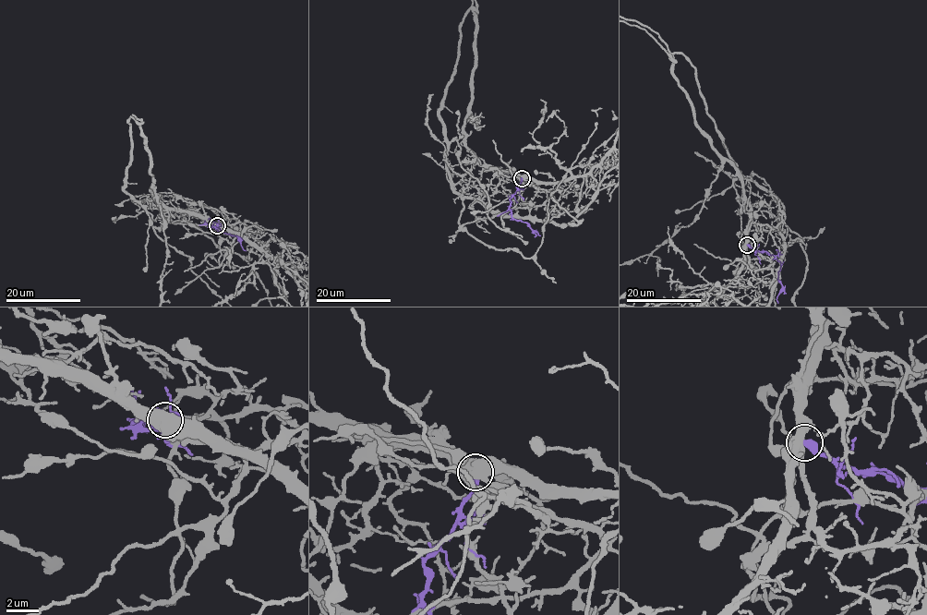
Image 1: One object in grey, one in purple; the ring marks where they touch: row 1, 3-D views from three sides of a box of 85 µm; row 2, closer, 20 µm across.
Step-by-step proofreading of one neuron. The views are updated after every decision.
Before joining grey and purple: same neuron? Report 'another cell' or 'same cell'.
another cell

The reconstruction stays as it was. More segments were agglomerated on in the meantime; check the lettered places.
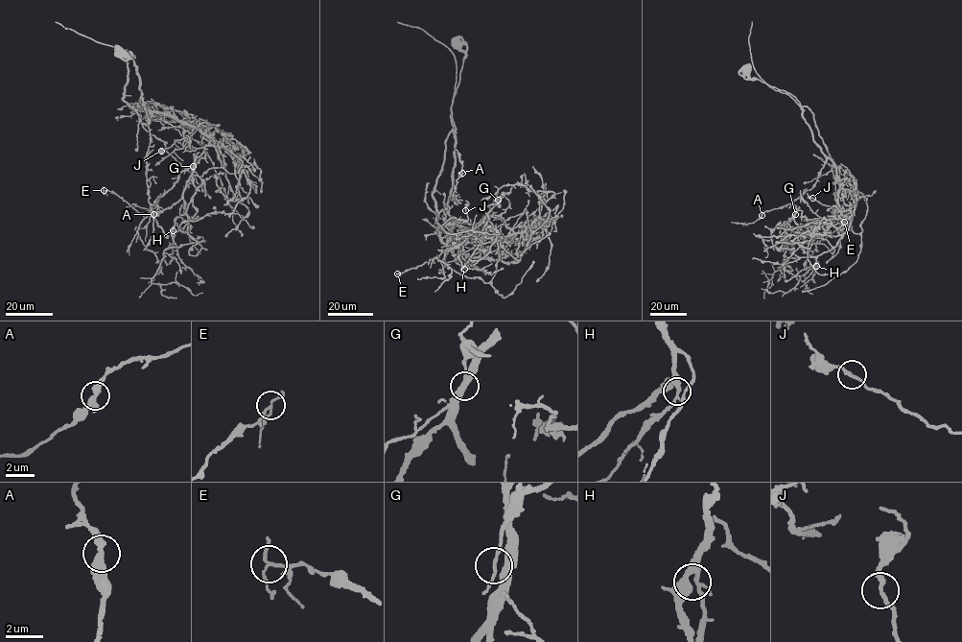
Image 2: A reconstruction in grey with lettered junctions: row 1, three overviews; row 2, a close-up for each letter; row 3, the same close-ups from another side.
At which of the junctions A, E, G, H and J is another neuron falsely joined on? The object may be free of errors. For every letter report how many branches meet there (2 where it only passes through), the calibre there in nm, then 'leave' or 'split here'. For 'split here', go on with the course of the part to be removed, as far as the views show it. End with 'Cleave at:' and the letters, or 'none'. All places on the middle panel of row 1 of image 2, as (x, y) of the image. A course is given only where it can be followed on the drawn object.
A: branches 2; calibre 400 nm; leave
E: branches 3; calibre 120 nm; leave
G: branches 2; calibre 120 nm; split here; course (498, 200), (487, 212), (486, 225), (495, 234), (488, 242), (466, 229), (459, 235), (448, 233), (497, 234)
H: branches 3; calibre 190 nm; leave
J: branches 2; calibre 200 nm; leave
Cleave at: G

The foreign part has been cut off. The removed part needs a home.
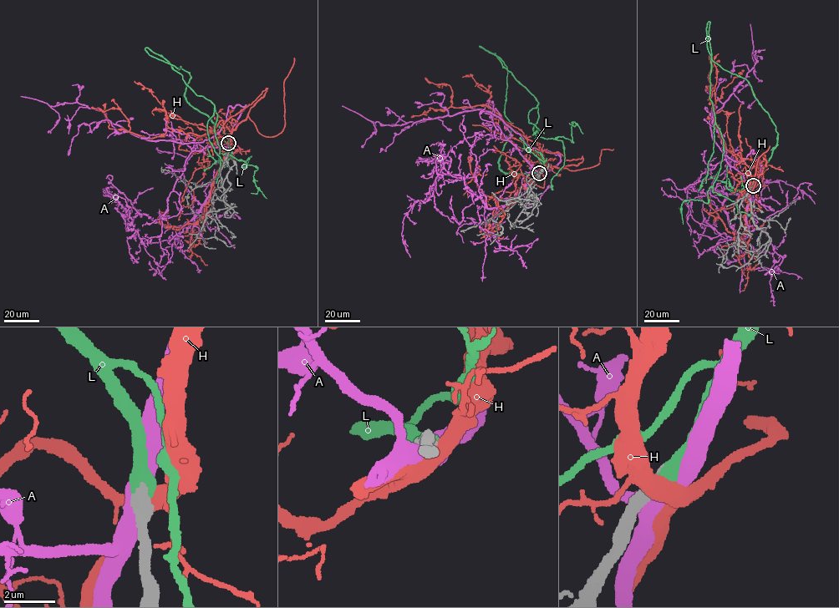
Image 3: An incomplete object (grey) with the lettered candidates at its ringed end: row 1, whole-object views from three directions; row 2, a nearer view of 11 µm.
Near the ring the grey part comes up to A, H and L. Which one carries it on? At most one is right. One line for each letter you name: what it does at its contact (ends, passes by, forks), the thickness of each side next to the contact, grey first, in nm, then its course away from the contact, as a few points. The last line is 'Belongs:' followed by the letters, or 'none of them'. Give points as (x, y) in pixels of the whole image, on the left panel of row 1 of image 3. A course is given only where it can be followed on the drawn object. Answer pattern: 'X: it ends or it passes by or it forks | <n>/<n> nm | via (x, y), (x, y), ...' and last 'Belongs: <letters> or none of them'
L: it ends | 550/650 nm | via (228, 143), (186, 100), (189, 72), (146, 48), (214, 104), (218, 144), (257, 169), (253, 180), (266, 198)
Belongs: L

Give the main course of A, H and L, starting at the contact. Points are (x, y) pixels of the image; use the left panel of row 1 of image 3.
A: (228, 143), (245, 105), (229, 106), (202, 142), (144, 139), (78, 103), (51, 106), (59, 119), (48, 132)
H: (229, 144), (231, 131), (222, 120), (200, 135), (169, 128), (144, 137), (129, 131), (119, 109), (98, 108)
L: (228, 143), (186, 100), (189, 72), (146, 48), (214, 104), (218, 144), (257, 169), (253, 180), (266, 198)

